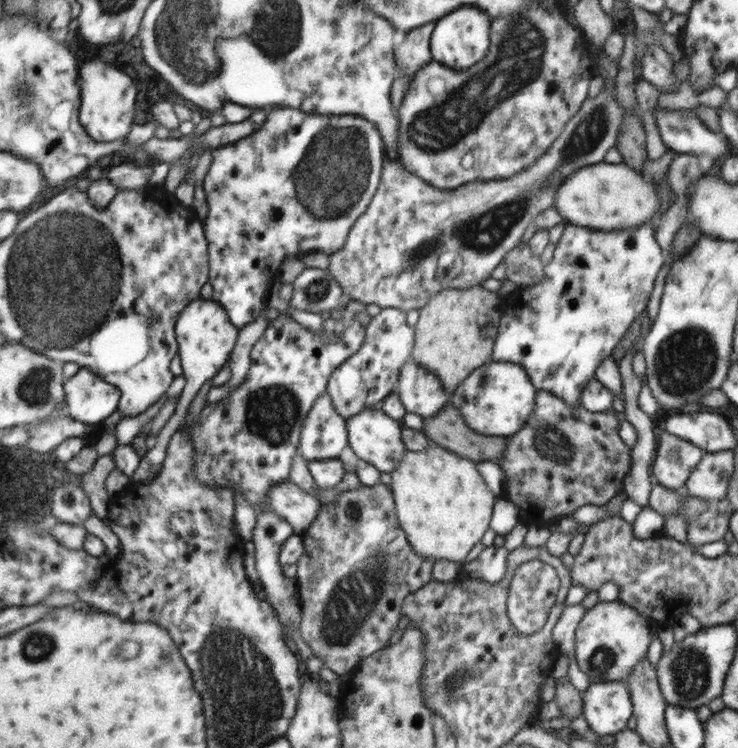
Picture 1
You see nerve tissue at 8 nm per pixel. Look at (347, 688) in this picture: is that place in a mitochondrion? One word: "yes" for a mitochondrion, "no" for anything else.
no

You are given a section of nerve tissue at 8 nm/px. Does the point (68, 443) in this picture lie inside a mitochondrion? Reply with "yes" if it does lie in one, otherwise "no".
no

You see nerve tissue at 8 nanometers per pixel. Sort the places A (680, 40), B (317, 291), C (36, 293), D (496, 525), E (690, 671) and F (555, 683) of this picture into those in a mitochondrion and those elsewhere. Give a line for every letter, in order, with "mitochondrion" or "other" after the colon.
A: other
B: mitochondrion
C: mitochondrion
D: other
E: mitochondrion
F: other

